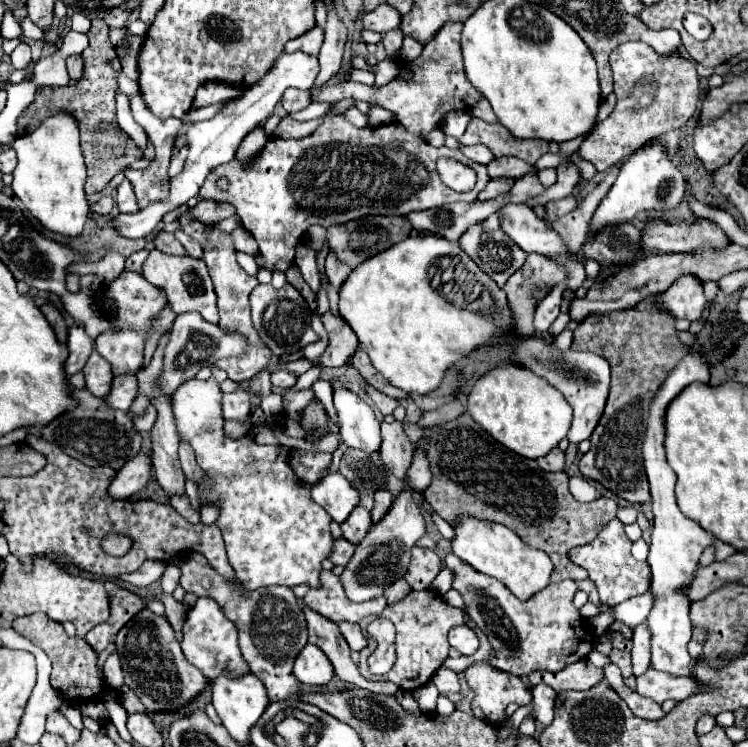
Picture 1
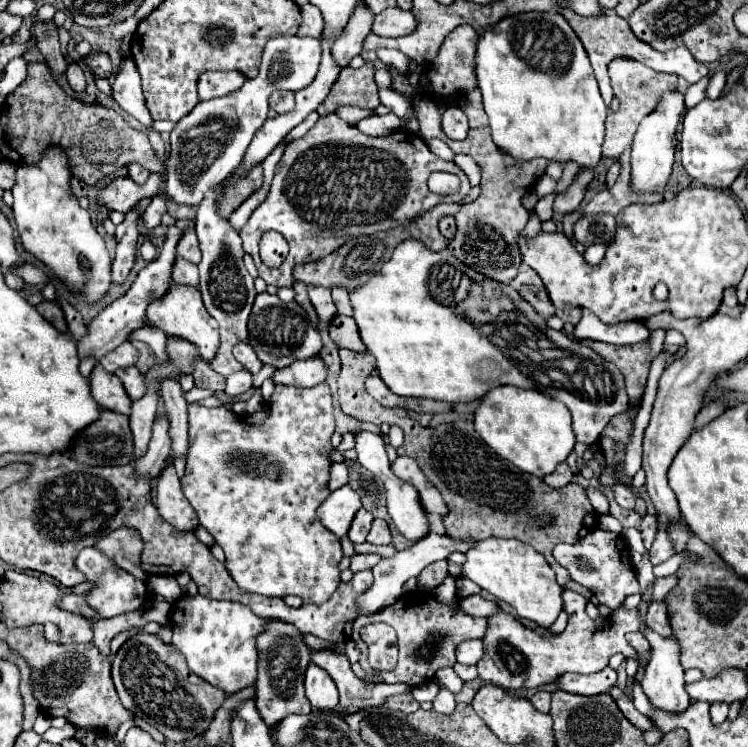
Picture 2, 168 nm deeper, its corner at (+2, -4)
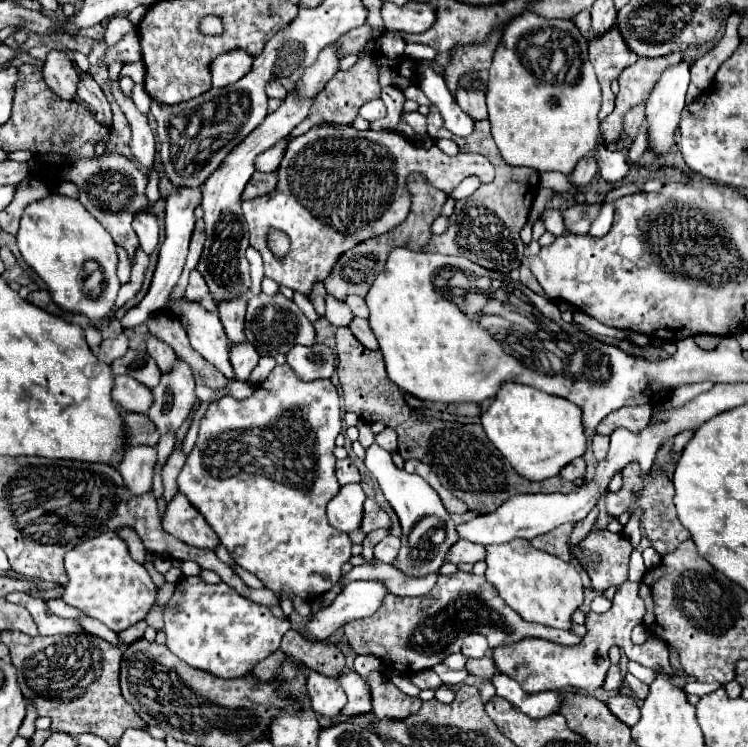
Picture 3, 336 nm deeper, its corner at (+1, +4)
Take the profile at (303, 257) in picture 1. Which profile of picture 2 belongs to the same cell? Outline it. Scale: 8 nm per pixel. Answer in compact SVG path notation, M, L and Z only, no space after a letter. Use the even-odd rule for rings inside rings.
M308 286L308 294L310 294L310 300L318 312L318 318L322 324L330 324L334 318L336 318L336 306L332 302L332 296L330 296L330 290L328 288L320 288L320 286Z

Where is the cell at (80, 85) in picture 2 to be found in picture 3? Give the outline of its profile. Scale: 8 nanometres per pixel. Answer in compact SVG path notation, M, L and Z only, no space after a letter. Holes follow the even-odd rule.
M83 72L79 76L79 82L77 82L77 98L87 102L91 106L91 110L95 112L97 120L105 126L111 128L111 108L109 108L109 102L105 100L99 84L95 82L95 78L89 74L89 72Z

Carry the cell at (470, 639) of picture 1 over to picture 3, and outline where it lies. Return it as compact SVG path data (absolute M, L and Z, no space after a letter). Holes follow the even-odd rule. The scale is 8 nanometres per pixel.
M469 634L465 640L463 640L463 646L461 646L461 652L467 656L467 658L483 658L487 654L489 646L487 646L487 640L485 636L481 634Z

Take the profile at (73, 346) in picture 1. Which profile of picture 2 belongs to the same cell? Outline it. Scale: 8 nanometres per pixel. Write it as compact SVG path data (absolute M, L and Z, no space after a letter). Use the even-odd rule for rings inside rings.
M170 226L168 232L166 232L166 240L164 240L164 246L162 246L162 252L156 260L152 260L136 278L136 282L132 284L132 288L122 296L118 298L116 302L112 302L104 312L100 312L90 324L88 324L88 334L78 342L78 356L84 358L84 356L94 356L94 358L102 358L104 354L112 352L114 348L118 348L120 344L124 344L128 340L128 336L138 330L138 328L144 328L148 324L148 318L146 318L146 308L150 302L162 298L168 290L168 286L172 284L172 264L176 260L176 244L182 236L182 230L178 226Z

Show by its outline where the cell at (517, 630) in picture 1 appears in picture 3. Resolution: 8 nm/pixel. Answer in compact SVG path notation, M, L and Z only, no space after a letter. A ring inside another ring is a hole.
M625 582L623 586L619 586L613 598L613 606L605 614L587 612L585 616L587 634L581 638L581 644L563 646L563 644L543 640L543 638L525 638L513 644L503 644L503 646L493 648L491 658L501 674L507 674L513 680L517 680L521 688L529 694L543 692L543 690L567 690L571 686L583 692L593 692L595 688L603 684L605 672L611 666L609 656L607 656L611 646L623 648L627 658L633 662L639 662L641 666L647 666L653 670L659 668L659 670L673 674L671 664L669 664L667 644L661 638L651 636L641 646L631 642L631 630L633 626L643 622L643 616L645 616L645 602L639 596L639 582Z

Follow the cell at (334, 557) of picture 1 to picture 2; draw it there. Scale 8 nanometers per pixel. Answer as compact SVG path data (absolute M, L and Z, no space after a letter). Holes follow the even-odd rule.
M354 554L350 570L360 572L366 568L374 568L378 562L380 562L380 554Z

